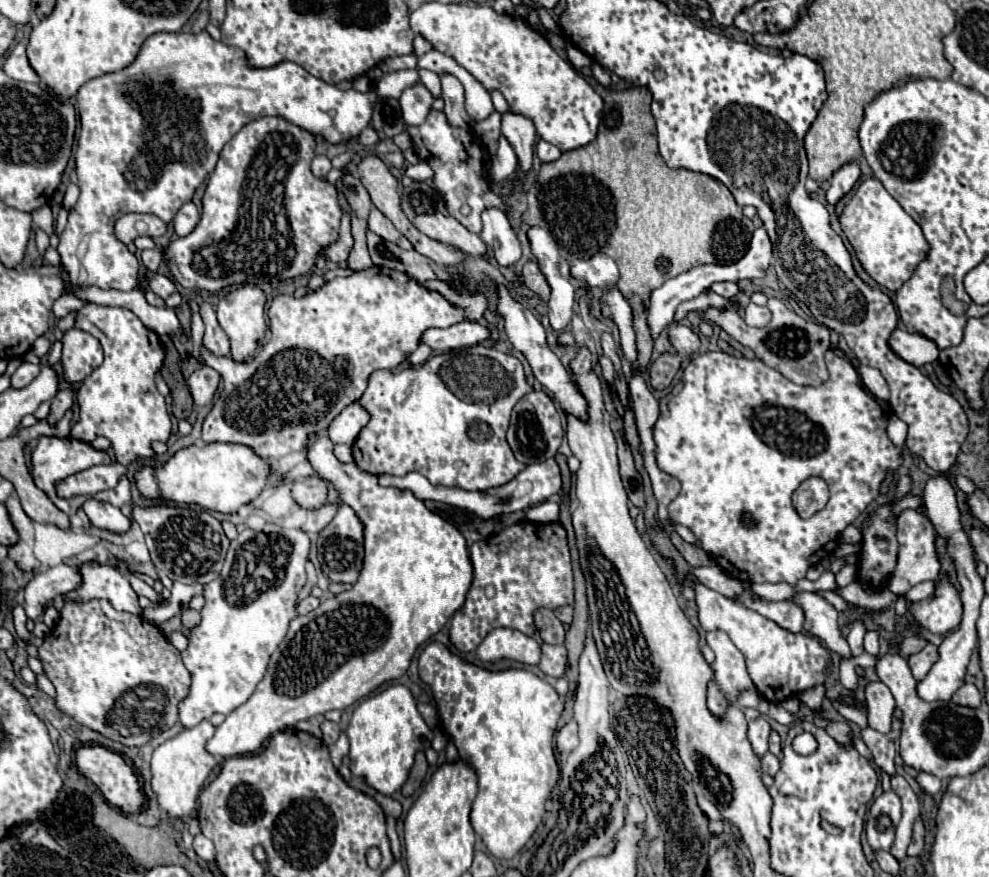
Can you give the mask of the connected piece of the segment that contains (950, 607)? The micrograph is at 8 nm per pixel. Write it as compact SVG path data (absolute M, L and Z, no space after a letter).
M940 580L930 598L910 604L910 612L922 628L934 634L948 634L960 624L962 602L956 588L950 582Z

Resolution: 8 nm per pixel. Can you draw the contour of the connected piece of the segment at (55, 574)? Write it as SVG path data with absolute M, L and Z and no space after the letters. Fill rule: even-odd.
M60 564L54 568L48 568L34 576L26 584L26 614L28 618L36 618L40 614L40 608L44 608L48 602L52 602L56 596L74 592L82 584L82 576L78 576L78 566Z

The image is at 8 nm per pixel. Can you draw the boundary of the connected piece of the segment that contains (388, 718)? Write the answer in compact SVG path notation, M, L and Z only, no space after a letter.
M390 686L384 692L360 702L348 724L350 772L366 778L366 784L384 796L392 796L408 780L414 754L428 748L434 732L416 710L416 702L406 686Z

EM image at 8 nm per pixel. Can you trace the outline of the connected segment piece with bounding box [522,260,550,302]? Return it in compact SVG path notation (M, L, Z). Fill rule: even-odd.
M530 260L530 262L524 264L522 276L524 276L526 286L528 286L534 294L538 294L544 302L550 298L550 284L546 284L546 276L542 276L542 270L538 268L538 262L536 262L536 260Z

